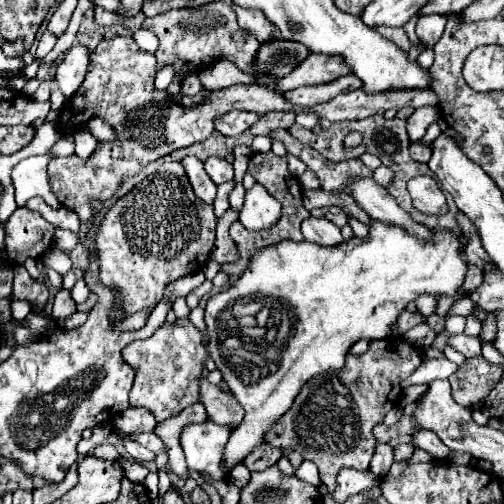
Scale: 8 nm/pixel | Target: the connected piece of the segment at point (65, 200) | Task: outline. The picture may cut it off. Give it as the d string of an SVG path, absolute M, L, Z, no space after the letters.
M116 36L102 41L96 50L90 54L90 64L86 78L78 92L68 98L64 110L60 112L58 126L64 132L74 132L78 126L94 118L106 120L116 134L114 142L100 142L90 158L82 160L72 154L68 158L52 158L48 162L48 182L50 190L58 198L58 202L76 212L80 222L92 222L94 210L92 200L106 202L112 198L122 182L130 176L136 176L148 162L154 162L178 148L192 146L196 142L204 142L214 132L214 118L240 108L252 110L256 114L266 114L270 110L294 110L304 112L310 108L292 108L282 94L274 92L270 86L246 86L234 84L230 88L212 90L202 104L182 106L174 98L170 98L168 90L154 88L156 76L156 56L140 50L132 37Z

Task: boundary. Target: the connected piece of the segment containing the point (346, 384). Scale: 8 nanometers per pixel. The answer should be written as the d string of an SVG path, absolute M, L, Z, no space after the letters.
M384 338L370 342L368 352L360 356L346 356L346 364L336 372L326 372L316 376L318 382L308 380L308 384L296 396L292 408L278 420L276 428L268 432L266 442L276 448L288 448L300 452L306 460L312 460L320 470L320 480L328 486L328 492L336 488L336 474L340 468L368 468L376 450L376 436L372 434L374 426L382 424L384 416L396 406L400 398L400 382L408 378L422 364L420 350L402 338Z

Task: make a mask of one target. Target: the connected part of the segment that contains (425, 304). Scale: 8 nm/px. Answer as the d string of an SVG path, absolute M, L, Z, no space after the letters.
M420 296L420 300L416 300L416 306L418 306L420 314L430 316L436 312L436 298L434 296Z

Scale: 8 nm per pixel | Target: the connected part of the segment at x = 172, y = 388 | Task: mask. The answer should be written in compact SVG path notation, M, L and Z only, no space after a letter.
M180 318L176 324L162 324L146 340L134 340L122 350L122 356L136 370L130 404L148 408L158 422L172 418L186 406L198 402L196 380L204 368L208 350L202 344L200 330L188 318Z

